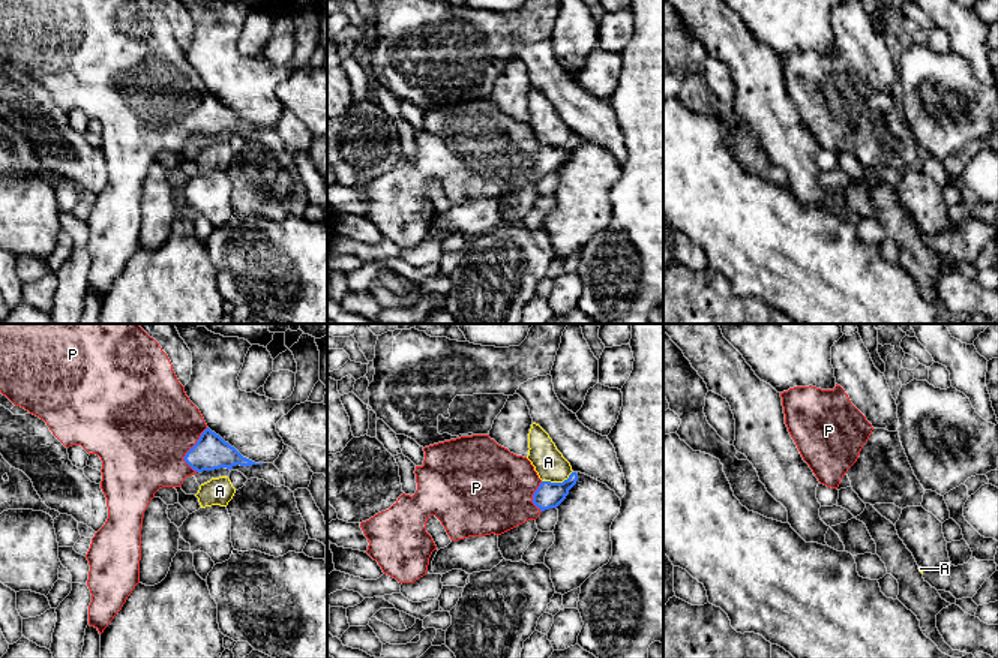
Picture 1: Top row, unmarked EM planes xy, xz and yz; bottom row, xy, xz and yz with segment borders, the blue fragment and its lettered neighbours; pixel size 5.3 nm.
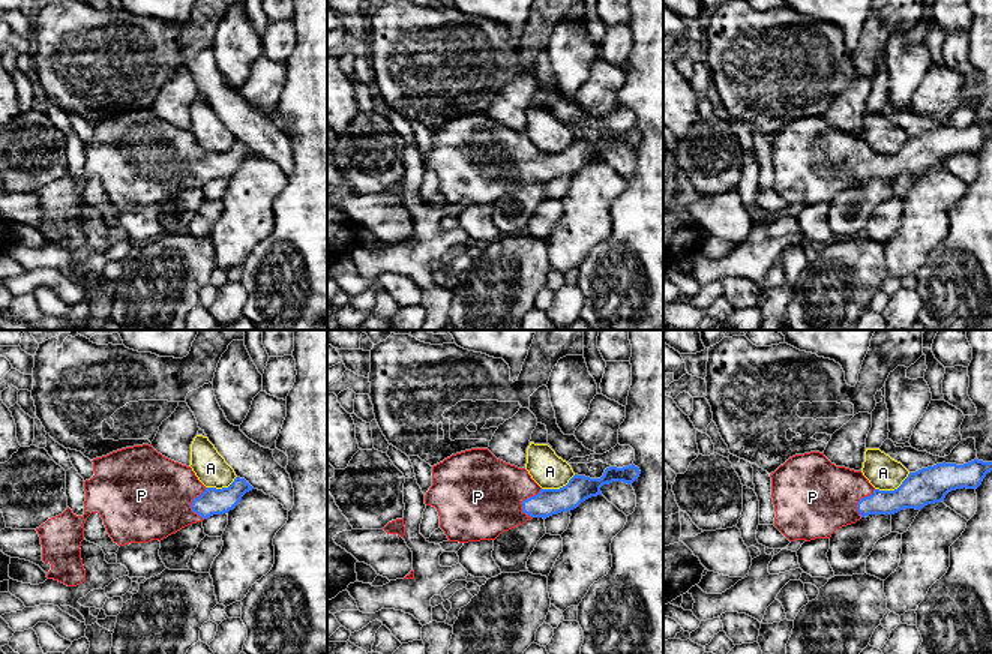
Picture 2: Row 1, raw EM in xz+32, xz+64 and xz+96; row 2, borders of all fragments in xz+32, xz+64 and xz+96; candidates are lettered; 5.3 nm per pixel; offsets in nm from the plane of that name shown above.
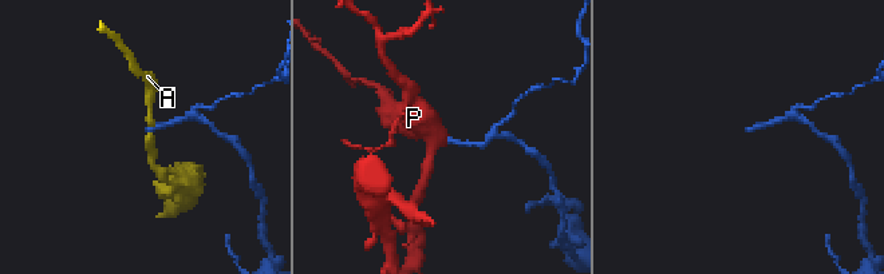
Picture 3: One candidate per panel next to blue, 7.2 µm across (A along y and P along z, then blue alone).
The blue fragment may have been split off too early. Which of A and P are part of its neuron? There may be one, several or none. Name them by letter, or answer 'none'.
P

